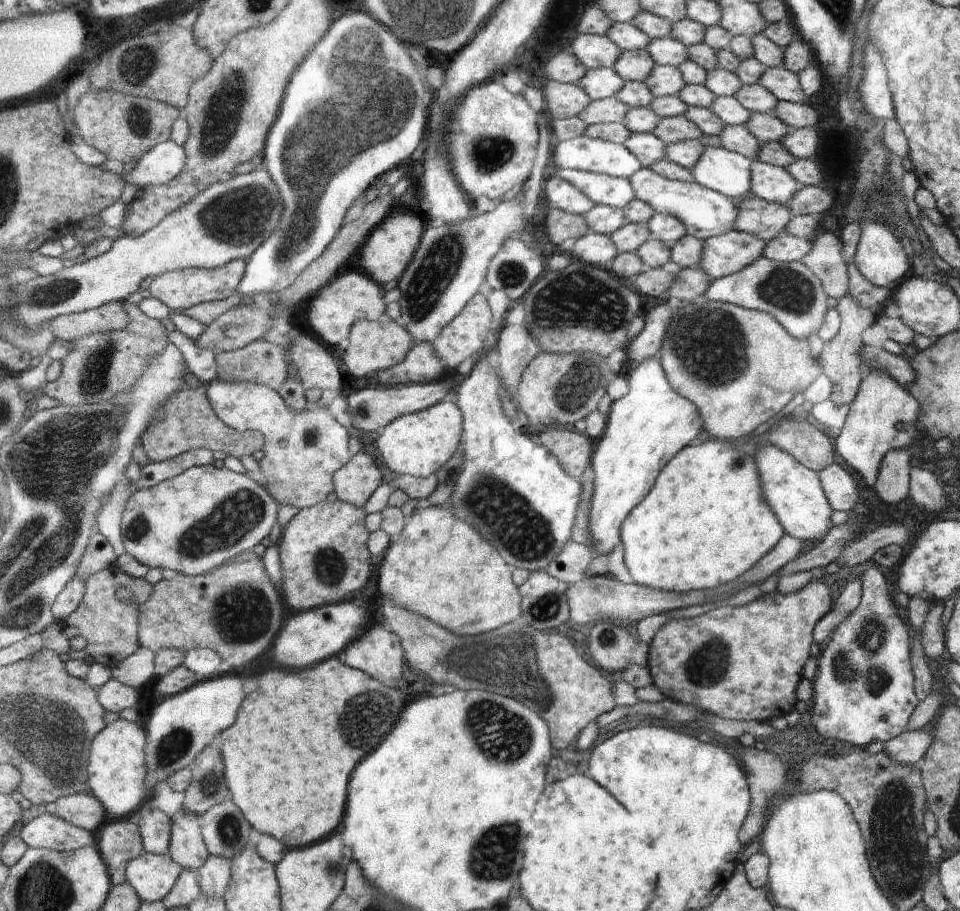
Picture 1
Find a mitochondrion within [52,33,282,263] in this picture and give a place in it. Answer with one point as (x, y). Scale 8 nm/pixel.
(238, 217)

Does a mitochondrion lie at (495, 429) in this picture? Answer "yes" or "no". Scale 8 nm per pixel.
no

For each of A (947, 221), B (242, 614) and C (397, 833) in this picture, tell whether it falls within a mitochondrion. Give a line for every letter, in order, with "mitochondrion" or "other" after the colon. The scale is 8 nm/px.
A: other
B: mitochondrion
C: other

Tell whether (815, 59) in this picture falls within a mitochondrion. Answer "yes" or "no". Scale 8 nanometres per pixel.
no

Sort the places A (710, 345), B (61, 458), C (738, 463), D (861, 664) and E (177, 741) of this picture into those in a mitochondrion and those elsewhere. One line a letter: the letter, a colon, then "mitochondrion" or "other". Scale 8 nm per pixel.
A: mitochondrion
B: mitochondrion
C: mitochondrion
D: mitochondrion
E: mitochondrion

